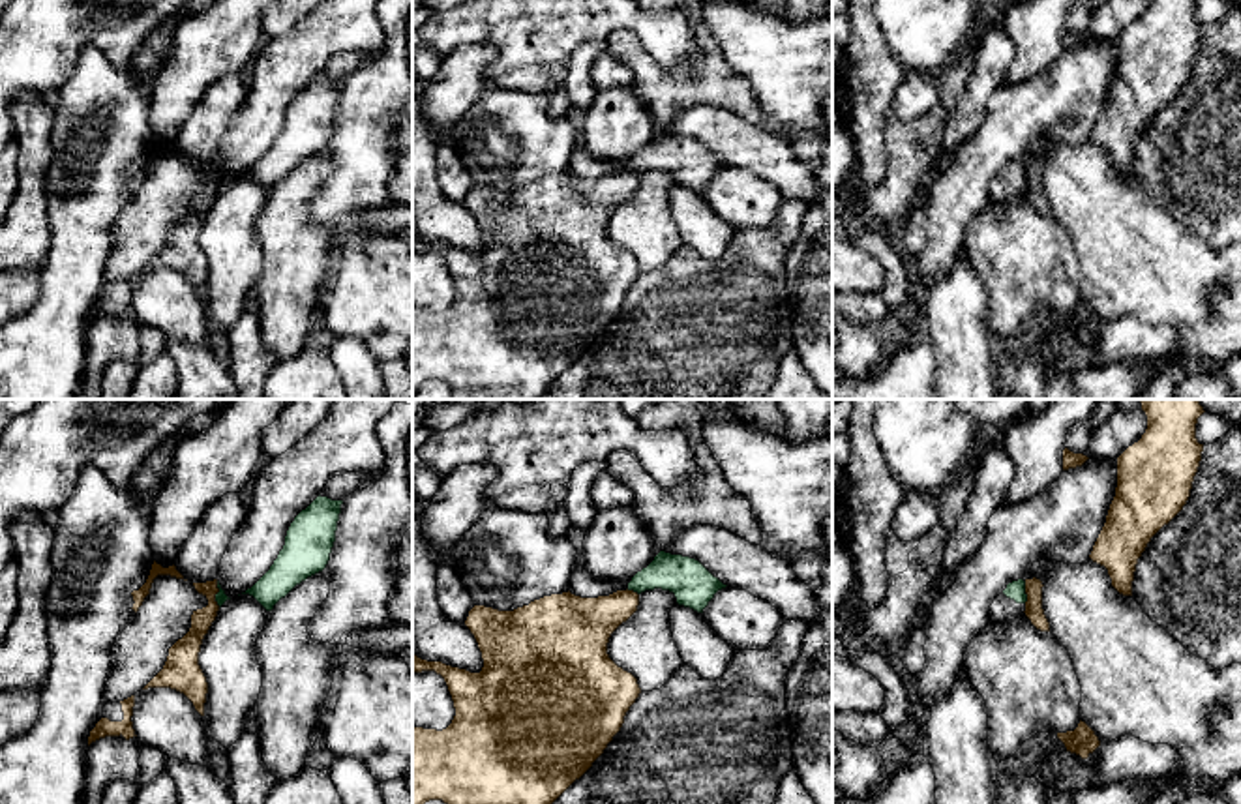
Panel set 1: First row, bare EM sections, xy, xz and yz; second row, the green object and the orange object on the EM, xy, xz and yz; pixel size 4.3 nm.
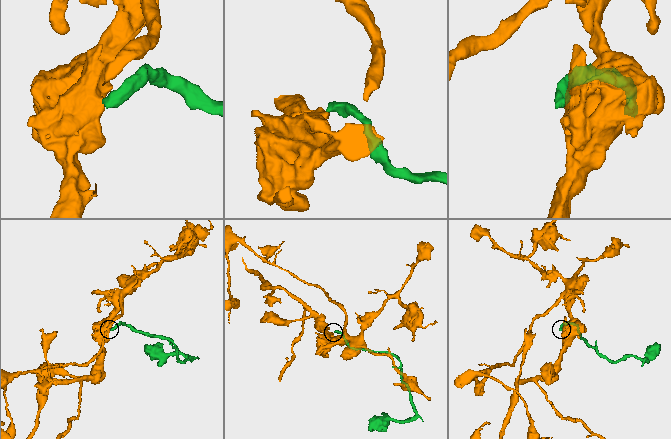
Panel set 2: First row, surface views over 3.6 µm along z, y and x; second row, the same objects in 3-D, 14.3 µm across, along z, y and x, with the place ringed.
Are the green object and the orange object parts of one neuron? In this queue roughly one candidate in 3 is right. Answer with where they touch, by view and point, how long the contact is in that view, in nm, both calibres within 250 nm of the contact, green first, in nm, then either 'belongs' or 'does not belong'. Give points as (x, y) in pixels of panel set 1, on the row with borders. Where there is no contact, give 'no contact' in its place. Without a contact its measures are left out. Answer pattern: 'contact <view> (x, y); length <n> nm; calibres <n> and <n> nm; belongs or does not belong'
contact yz (1024, 593); length 100 nm; calibres 80 and 80 nm; does not belong

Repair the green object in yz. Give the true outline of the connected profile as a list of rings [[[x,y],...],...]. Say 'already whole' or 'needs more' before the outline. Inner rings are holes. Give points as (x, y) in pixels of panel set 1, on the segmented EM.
needs more; [[[1018,579],[1007,585],[1007,588],[990,605],[990,622],[1016,620],[1025,611],[1025,581]]]

